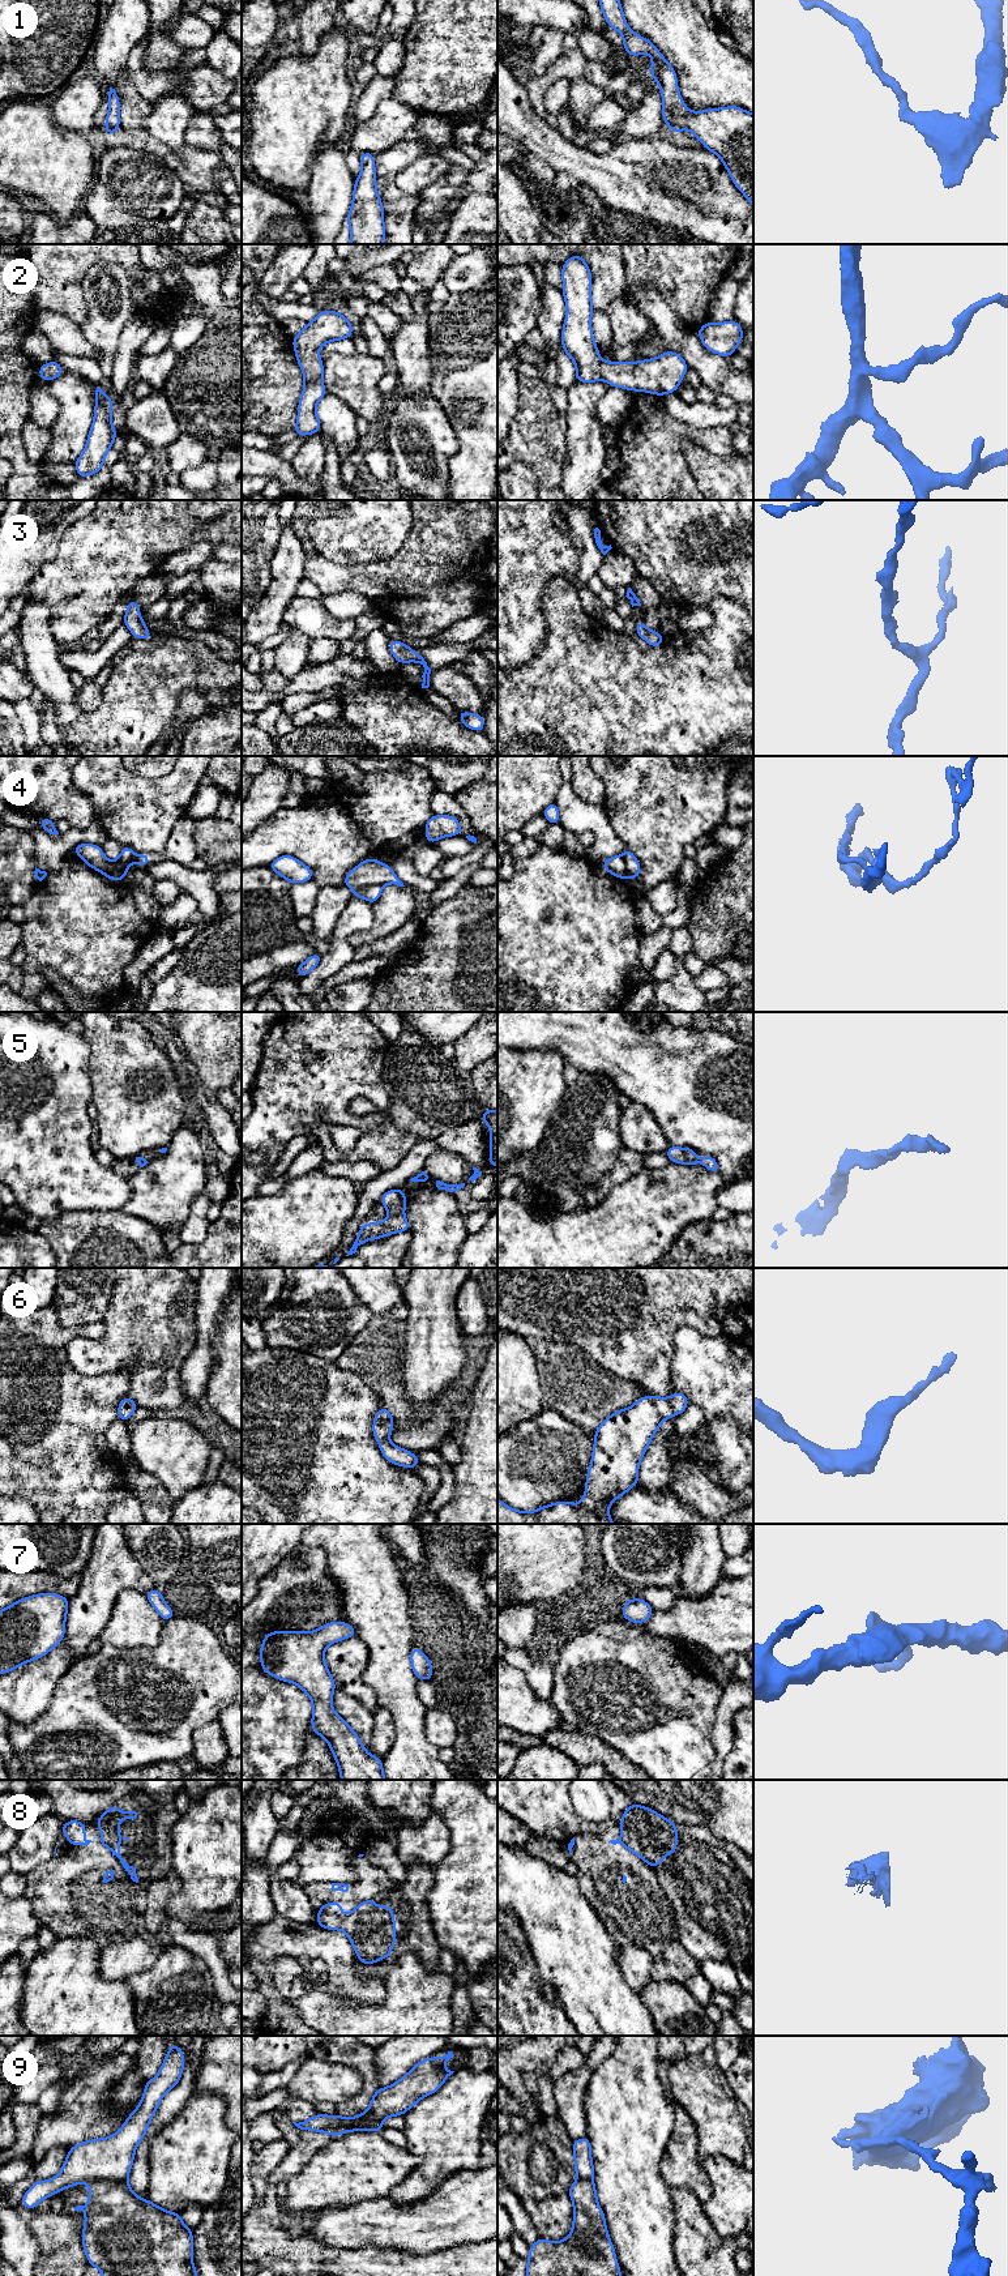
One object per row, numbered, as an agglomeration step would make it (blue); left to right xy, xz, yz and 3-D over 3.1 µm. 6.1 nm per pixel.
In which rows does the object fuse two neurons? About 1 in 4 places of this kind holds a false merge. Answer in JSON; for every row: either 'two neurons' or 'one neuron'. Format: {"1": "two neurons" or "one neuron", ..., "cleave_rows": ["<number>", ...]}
{"1": "one neuron", "2": "one neuron", "3": "one neuron", "4": "two neurons", "5": "one neuron", "6": "one neuron", "7": "one neuron", "8": "two neurons", "9": "two neurons", "cleave_rows": ["4", "8", "9"]}

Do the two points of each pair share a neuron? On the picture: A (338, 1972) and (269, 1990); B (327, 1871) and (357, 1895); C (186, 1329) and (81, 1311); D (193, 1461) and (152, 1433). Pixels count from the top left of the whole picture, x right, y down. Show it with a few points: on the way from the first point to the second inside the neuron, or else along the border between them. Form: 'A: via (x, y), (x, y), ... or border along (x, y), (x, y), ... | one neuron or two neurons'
A: via (317, 1948), (278, 1948), (264, 1964) | one neuron
B: border along (358, 1856), (353, 1860), (353, 1882), (311, 1884) | two neurons
C: border along (114, 1286), (102, 1320) | two neurons
D: via (183, 1455), (176, 1454), (162, 1443) | one neuron

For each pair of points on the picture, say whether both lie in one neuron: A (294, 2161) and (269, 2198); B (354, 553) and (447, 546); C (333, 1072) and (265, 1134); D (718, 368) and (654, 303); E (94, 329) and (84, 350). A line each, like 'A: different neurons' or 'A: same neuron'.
A: same neuron
B: different neurons
C: same neuron
D: same neuron
E: different neurons

